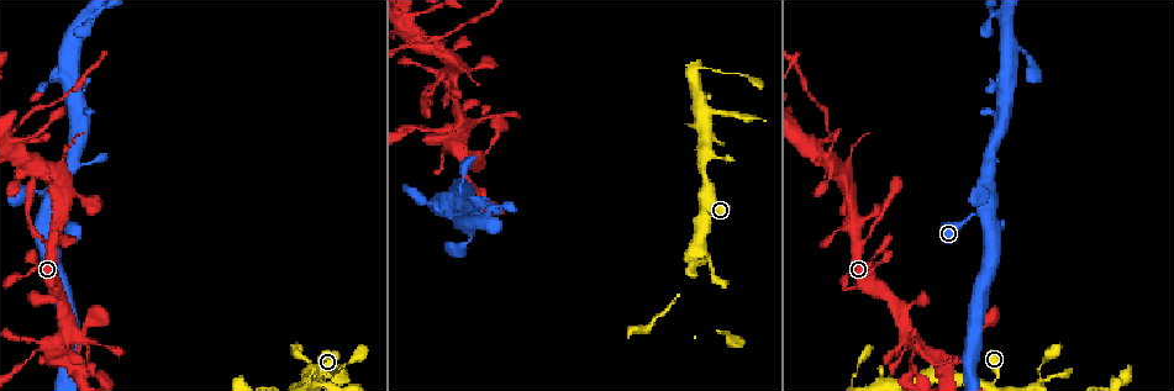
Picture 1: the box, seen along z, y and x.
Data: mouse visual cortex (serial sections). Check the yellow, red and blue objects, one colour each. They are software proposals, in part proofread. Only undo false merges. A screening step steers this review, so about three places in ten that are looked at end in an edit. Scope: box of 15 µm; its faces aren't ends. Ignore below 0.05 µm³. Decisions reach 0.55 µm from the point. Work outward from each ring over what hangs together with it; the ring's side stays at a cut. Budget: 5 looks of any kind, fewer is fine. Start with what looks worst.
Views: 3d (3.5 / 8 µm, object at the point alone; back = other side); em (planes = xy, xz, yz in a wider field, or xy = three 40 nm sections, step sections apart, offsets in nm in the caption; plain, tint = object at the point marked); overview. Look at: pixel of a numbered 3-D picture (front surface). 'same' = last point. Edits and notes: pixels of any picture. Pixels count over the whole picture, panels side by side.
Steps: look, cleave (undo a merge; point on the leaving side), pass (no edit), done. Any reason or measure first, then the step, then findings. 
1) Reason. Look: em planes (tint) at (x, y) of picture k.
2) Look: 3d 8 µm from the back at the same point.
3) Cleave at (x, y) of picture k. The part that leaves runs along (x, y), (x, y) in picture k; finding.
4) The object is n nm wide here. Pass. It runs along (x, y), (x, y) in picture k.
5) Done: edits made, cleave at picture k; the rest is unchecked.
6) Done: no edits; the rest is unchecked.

Arms part here. Look: 3d 3.5 µm from the back at (828, 153) of picture 1.

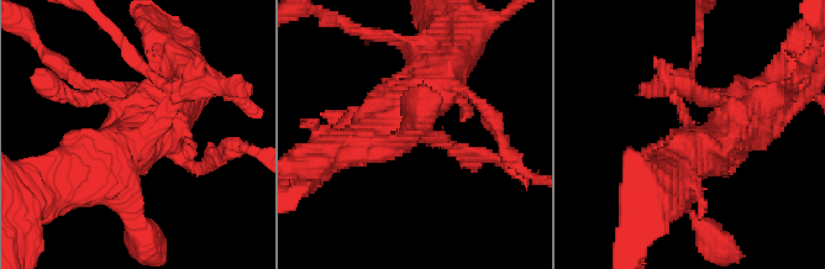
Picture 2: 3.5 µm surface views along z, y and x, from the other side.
Look: em planes (tint) at (144, 136) of picture 2.

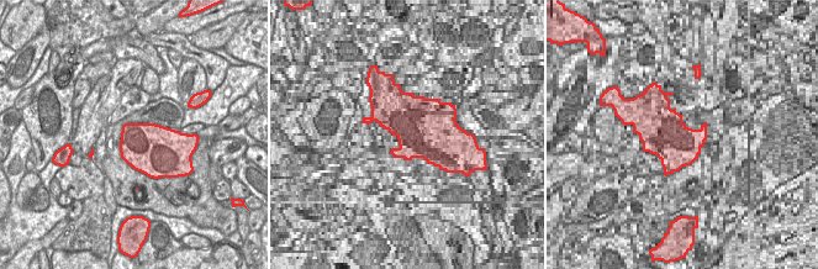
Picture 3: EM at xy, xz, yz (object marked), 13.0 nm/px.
Cleave at (665, 82) of picture 2. The part that leaves runs along (167, 115), (174, 93), (114, 31) in picture 2; a second cell is stuck on.

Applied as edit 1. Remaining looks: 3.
A narrow waist. Look: em planes (tint) at (705, 153) of picture 1.

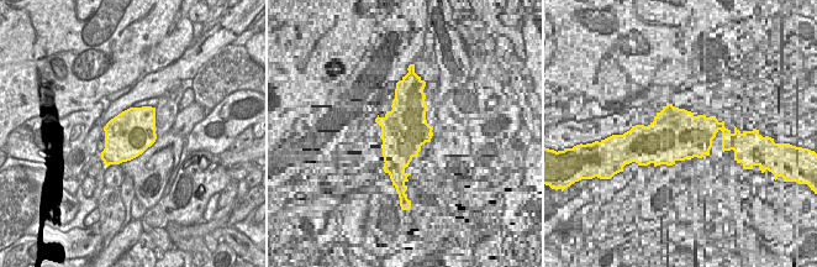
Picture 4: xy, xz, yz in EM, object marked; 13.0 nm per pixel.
See where the arms go. Look: 3d 3.5 µm at the same point.

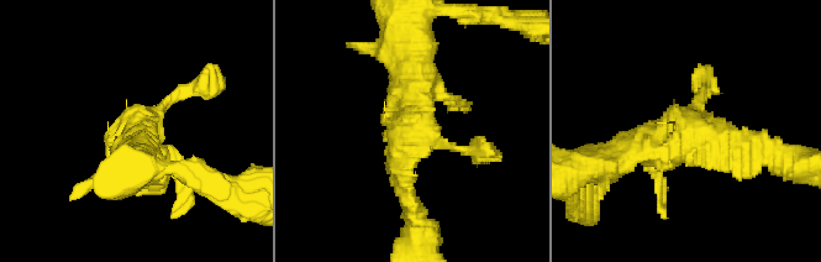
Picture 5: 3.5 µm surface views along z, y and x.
Pass. One cell here.

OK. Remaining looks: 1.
Done: edits made, cleave at picture 2; the rest is unchecked.

